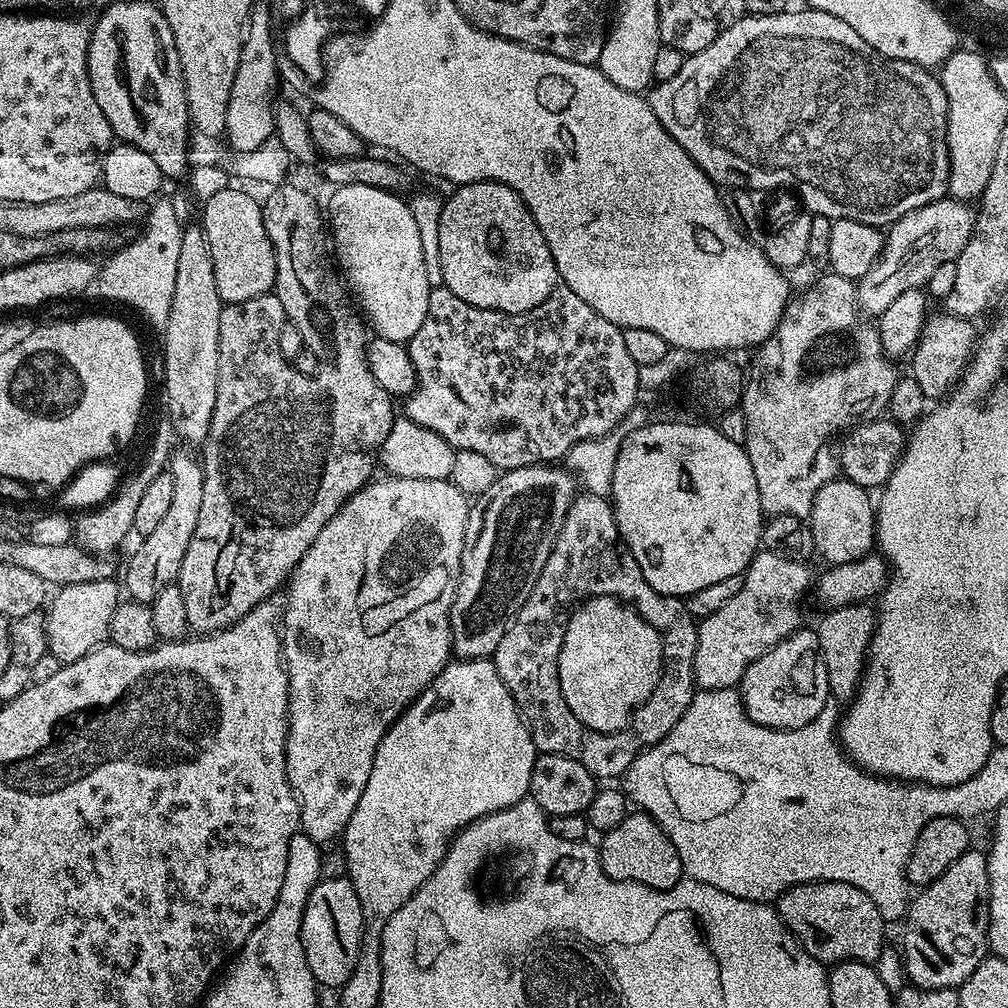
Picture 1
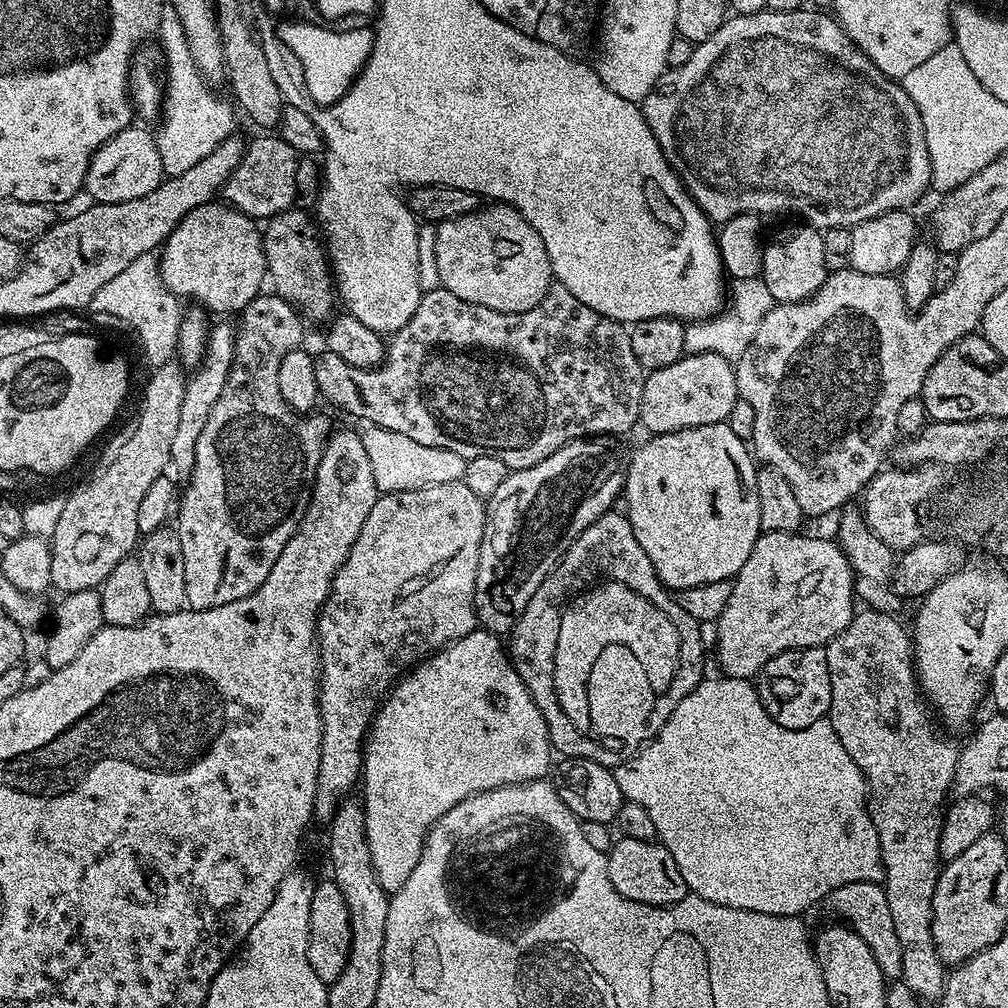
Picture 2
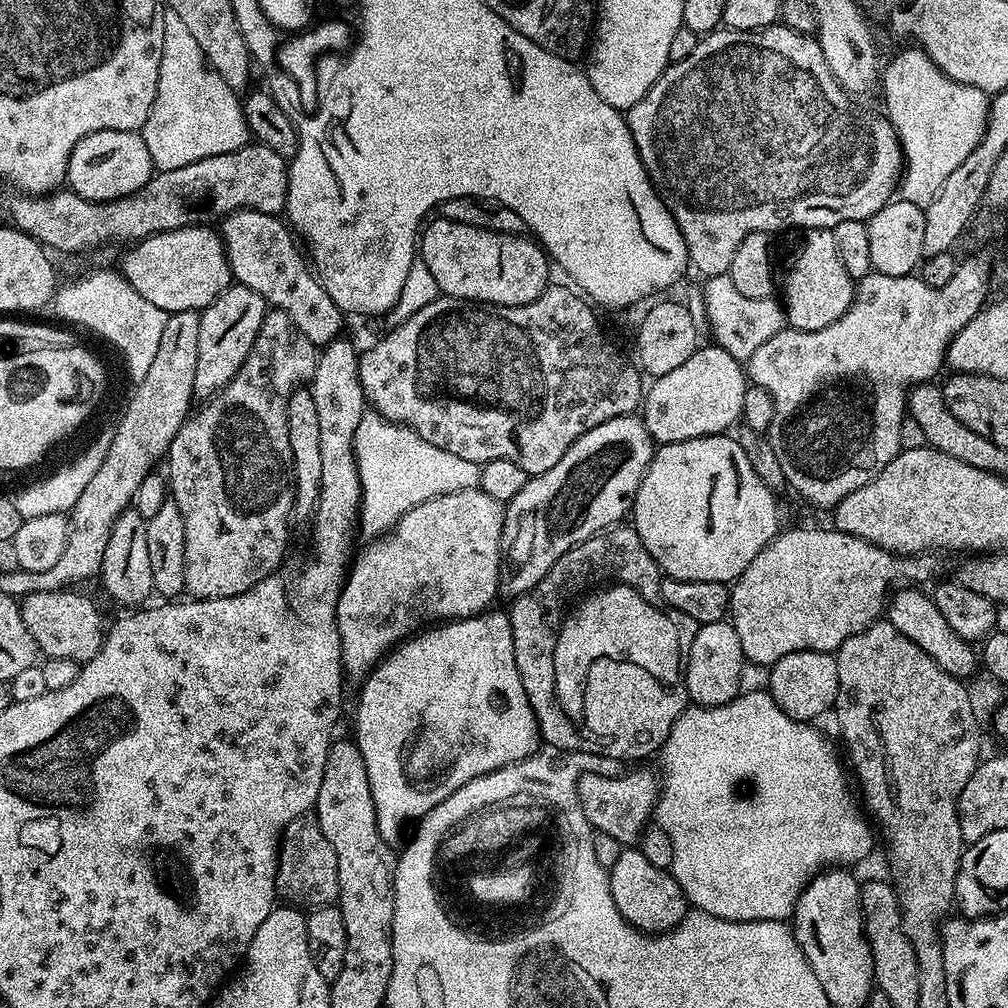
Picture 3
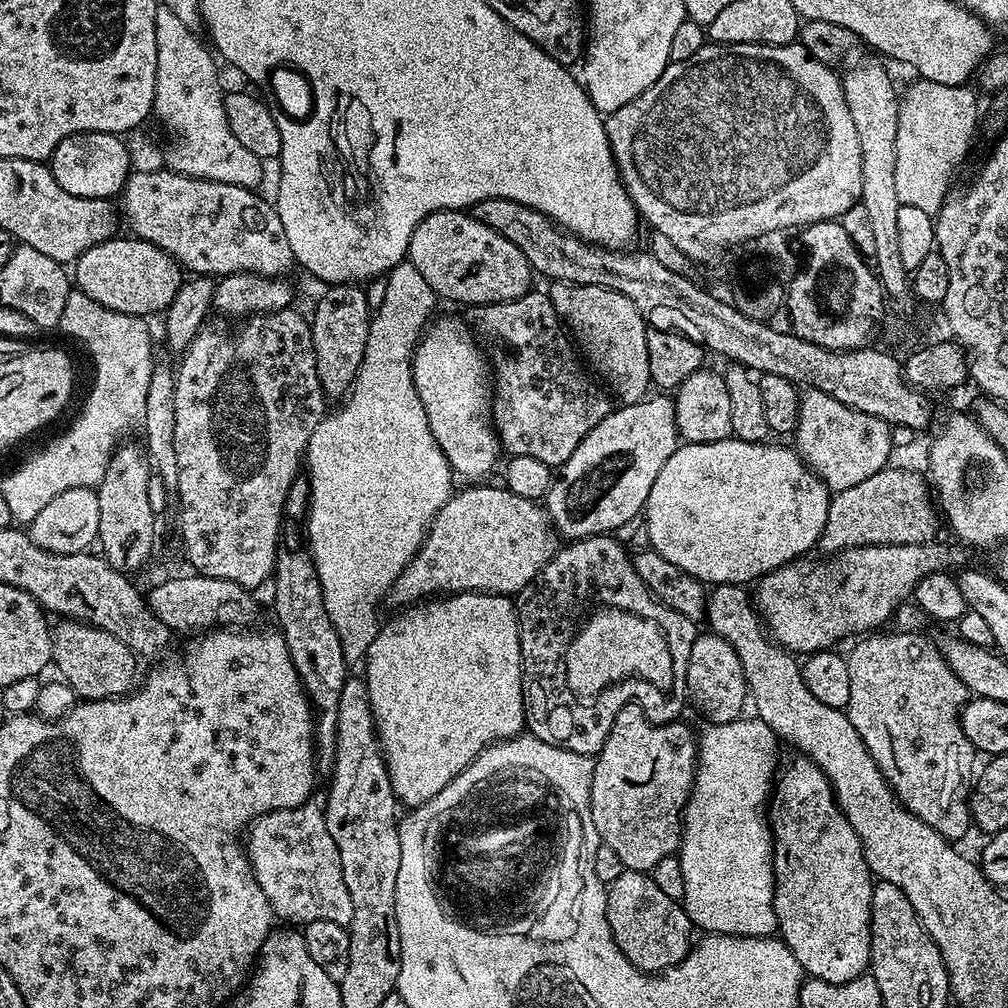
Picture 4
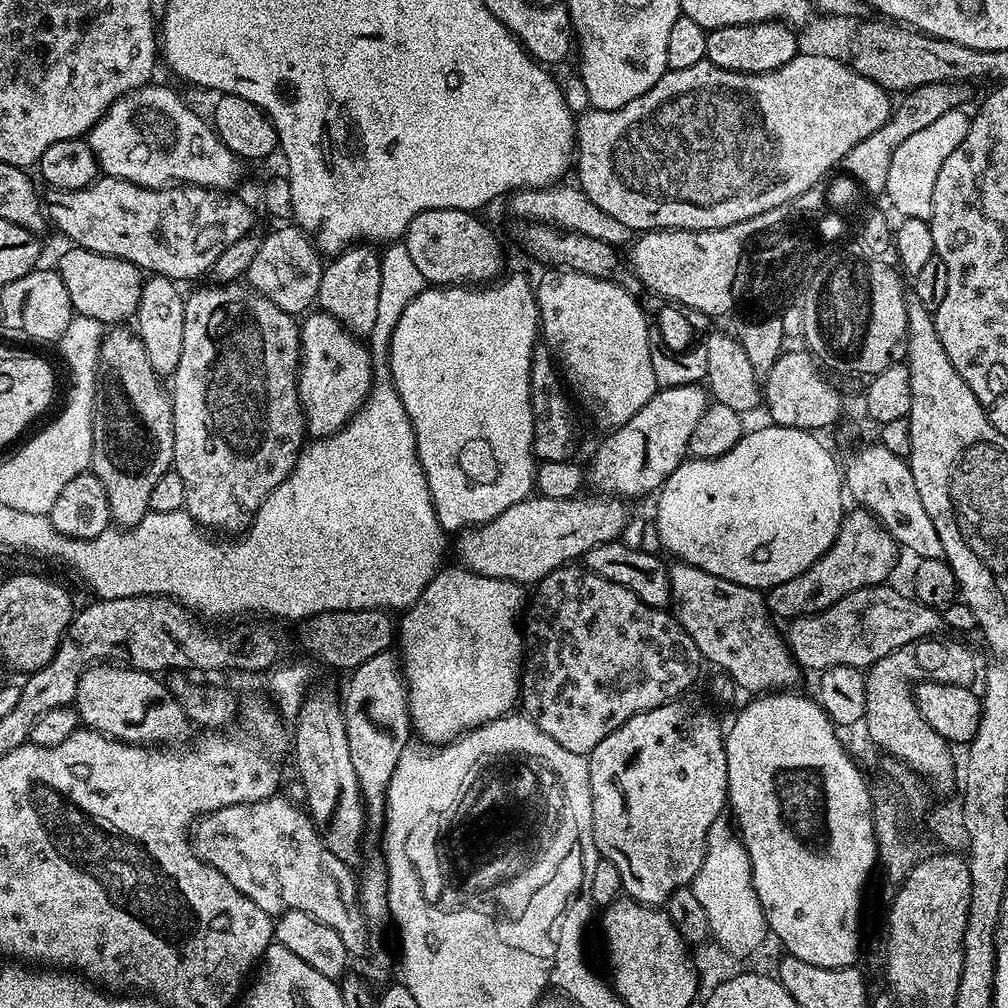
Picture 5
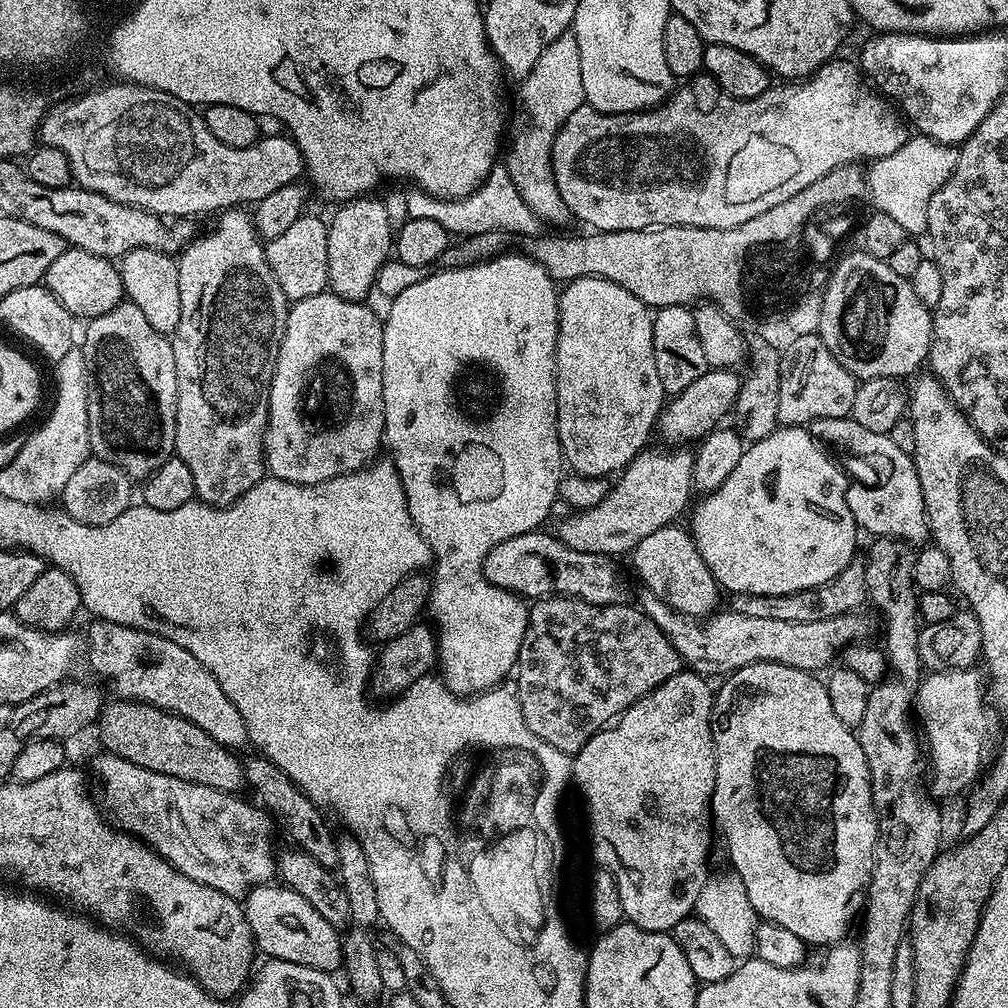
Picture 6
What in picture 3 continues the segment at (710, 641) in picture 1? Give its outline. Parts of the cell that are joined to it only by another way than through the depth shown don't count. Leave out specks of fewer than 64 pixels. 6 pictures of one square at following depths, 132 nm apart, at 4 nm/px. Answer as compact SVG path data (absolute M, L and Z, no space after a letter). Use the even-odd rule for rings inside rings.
M832 526L777 532L730 588L730 621L738 632L745 661L749 665L771 666L786 654L795 652L835 653L846 638L866 630L885 615L886 601L894 586L901 582L908 586L927 585L927 580L940 568L940 560L936 556L939 555L932 552L898 556L857 536L837 532Z

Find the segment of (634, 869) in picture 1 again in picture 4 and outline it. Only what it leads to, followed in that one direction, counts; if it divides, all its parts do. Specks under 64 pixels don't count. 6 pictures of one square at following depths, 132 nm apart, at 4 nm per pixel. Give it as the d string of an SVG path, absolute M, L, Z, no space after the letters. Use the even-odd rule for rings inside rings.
M626 870L622 874L618 874L618 878L614 878L612 884L607 885L607 890L610 930L614 934L616 945L635 968L649 974L655 974L682 962L682 958L686 956L694 943L694 935L692 936L694 925L681 901L670 898L670 894L666 894L658 886L658 882L654 882L651 875L646 872Z

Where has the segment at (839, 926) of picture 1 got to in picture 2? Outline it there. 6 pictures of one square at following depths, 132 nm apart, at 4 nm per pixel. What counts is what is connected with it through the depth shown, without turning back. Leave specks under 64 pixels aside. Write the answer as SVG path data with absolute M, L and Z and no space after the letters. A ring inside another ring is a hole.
M850 882L849 884L844 884L840 888L835 888L828 897L826 897L826 905L833 912L835 919L837 921L843 922L847 927L854 930L854 934L858 934L858 938L862 938L862 942L866 942L866 946L870 946L870 954L874 954L874 959L878 961L878 970L882 970L885 981L896 982L900 980L900 975L902 974L902 942L898 942L898 933L894 930L894 917L890 915L890 906L886 902L886 894L884 893L883 887L877 882Z

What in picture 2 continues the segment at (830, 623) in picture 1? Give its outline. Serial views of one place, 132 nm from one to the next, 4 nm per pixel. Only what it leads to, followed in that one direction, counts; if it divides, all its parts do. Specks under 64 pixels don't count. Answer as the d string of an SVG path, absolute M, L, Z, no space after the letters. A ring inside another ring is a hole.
M869 607L863 611L857 611L850 626L828 641L824 648L830 674L830 706L826 718L834 726L834 734L838 734L838 742L846 746L846 754L854 758L864 775L868 813L878 838L880 865L884 868L882 887L890 915L894 917L898 942L902 942L900 980L923 1003L925 1000L932 1004L935 1000L936 1003L943 1001L946 979L946 965L938 958L932 933L932 903L942 867L938 842L946 811L944 795L952 788L961 745L955 744L948 737L951 735L938 726L933 709L922 698L909 629L903 628L891 612L879 612Z

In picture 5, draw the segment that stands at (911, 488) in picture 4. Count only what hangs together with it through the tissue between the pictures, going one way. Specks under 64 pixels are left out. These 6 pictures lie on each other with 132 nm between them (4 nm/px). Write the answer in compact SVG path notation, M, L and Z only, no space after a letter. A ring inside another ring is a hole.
M859 506L853 509L840 523L830 550L826 550L826 554L822 554L814 566L798 574L798 578L790 578L790 582L782 582L767 589L768 611L773 617L781 616L784 622L791 622L799 616L813 616L816 612L834 606L834 602L846 598L846 594L854 590L874 588L885 583L884 572L890 571L896 564L896 539L880 525L880 519L871 512Z

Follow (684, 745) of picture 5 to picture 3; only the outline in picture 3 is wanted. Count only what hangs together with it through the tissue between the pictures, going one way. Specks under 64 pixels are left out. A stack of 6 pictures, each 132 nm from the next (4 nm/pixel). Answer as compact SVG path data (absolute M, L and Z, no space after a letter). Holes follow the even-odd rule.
M636 766L633 772L628 772L625 776L608 776L612 774L601 774L598 772L587 772L578 782L578 802L586 814L588 821L592 823L593 829L602 834L610 834L621 846L632 846L639 841L641 832L653 819L656 811L656 801L658 799L658 776L655 771L648 768Z

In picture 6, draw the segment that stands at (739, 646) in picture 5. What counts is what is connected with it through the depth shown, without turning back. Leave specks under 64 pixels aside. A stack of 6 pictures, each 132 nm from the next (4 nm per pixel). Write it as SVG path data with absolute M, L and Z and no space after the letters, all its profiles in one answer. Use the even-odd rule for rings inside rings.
M671 524L644 538L632 551L634 566L647 591L662 597L676 612L704 618L719 607L720 587L698 554L691 533L678 527Z

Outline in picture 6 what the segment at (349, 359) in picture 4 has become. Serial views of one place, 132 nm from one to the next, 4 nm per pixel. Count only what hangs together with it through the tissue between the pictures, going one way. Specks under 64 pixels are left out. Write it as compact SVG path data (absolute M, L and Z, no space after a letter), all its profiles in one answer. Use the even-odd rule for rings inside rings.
M375 195L358 196L355 200L346 200L339 205L340 208L333 214L332 220L327 221L328 237L326 238L326 255L330 257L328 263L328 288L335 296L343 300L367 301L368 295L373 295L376 286L376 275L380 268L393 255L394 252L394 229L392 220L388 216L388 208L383 199Z

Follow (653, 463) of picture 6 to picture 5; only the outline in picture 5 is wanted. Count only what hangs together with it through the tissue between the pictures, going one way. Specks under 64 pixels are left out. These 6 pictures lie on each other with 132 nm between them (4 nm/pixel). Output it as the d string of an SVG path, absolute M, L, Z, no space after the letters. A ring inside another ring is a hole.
M533 494L528 499L502 510L498 518L479 526L461 531L455 537L456 556L461 565L469 572L477 572L480 576L495 580L509 580L521 586L535 586L546 574L579 561L591 548L600 544L611 544L619 541L628 524L628 508L620 498L546 498Z

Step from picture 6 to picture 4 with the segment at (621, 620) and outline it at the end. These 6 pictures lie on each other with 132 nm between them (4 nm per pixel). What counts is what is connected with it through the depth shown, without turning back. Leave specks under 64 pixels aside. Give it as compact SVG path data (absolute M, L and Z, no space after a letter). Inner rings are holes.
M605 534L603 536L589 536L586 540L571 541L570 543L563 545L559 551L557 551L556 555L553 556L552 561L550 561L550 563L548 563L545 568L543 568L540 573L538 573L538 575L536 575L535 578L532 579L528 585L526 585L526 587L521 590L520 593L518 593L514 600L516 606L516 625L518 626L518 634L520 635L520 663L522 665L522 671L524 674L524 722L527 731L531 733L531 735L542 738L542 742L550 742L556 748L565 748L571 752L586 754L587 756L591 757L595 757L596 753L602 750L602 746L604 744L600 740L600 735L606 731L606 728L603 723L599 724L600 720L596 714L585 711L585 709L582 708L579 704L576 704L577 699L570 690L570 682L566 678L566 662L564 659L568 653L568 645L571 644L572 637L576 632L576 621L574 622L574 618L578 617L583 612L585 606L588 606L592 603L596 604L592 606L622 609L624 612L638 614L639 617L644 617L648 621L654 622L660 627L662 634L666 638L666 644L670 650L670 658L676 664L677 671L684 675L687 672L687 662L690 659L691 649L698 635L697 621L688 618L684 614L678 613L676 610L670 610L669 608L665 607L664 604L661 604L661 602L652 595L649 587L646 586L642 578L638 577L638 572L634 570L634 566L632 565L632 556L629 555L629 553L624 553L623 546L615 540L616 538L617 537L612 534Z

